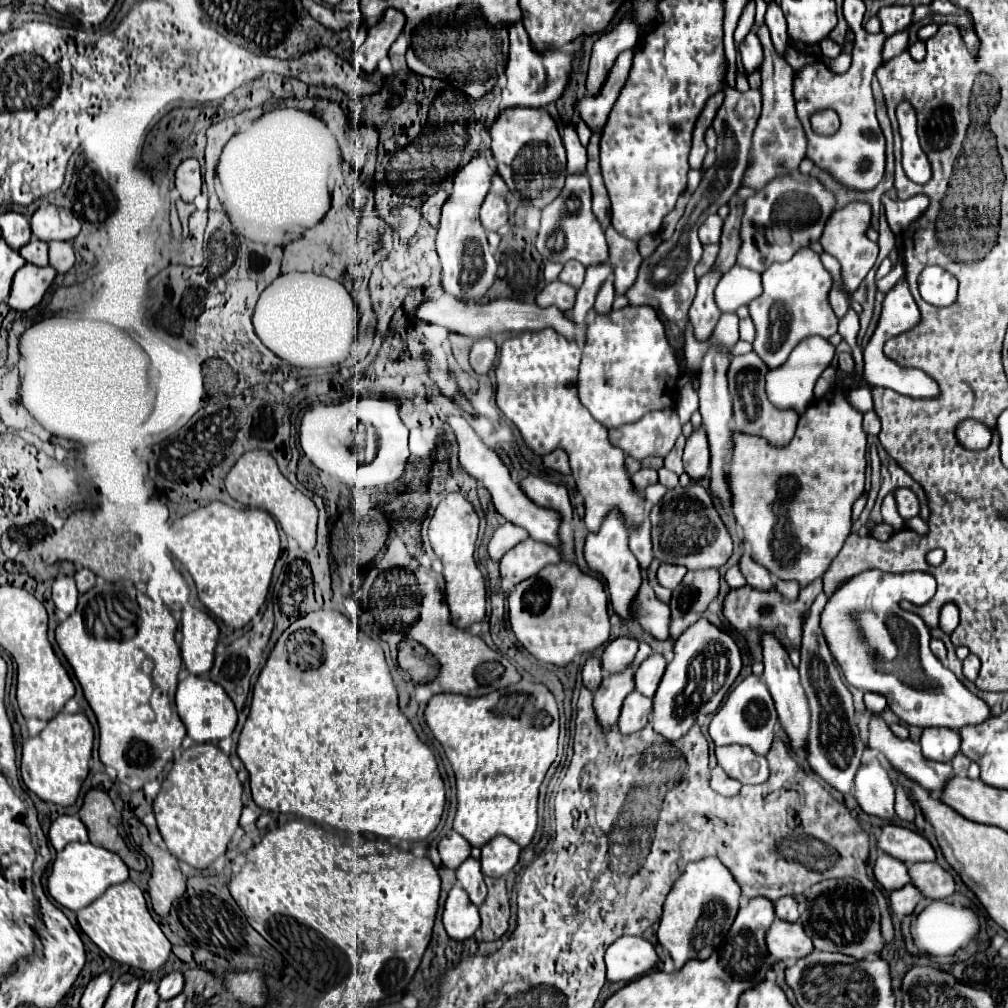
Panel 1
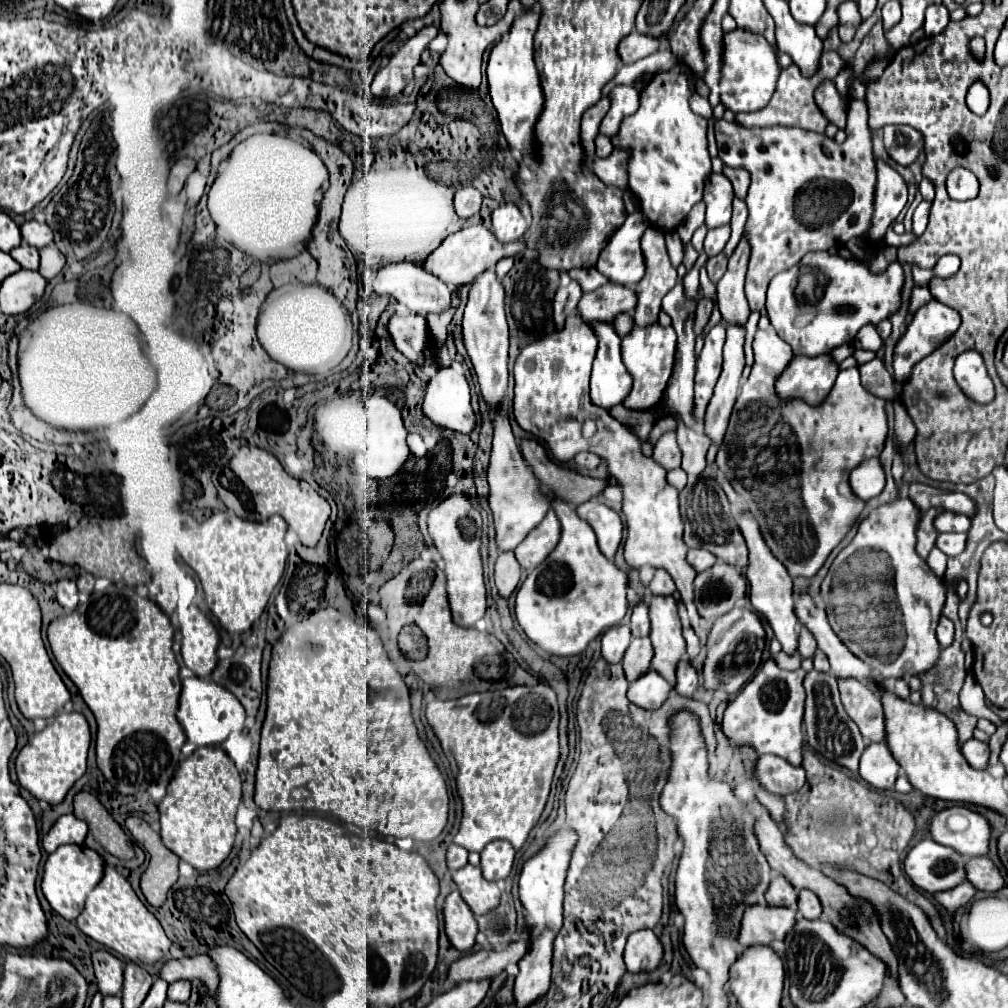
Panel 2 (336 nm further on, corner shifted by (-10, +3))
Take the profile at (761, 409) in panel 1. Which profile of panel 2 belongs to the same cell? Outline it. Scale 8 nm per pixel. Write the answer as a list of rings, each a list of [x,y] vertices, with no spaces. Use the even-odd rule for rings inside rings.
[[[794,356],[776,380],[776,394],[782,400],[802,400],[818,406],[828,396],[838,374],[838,364],[824,356]]]

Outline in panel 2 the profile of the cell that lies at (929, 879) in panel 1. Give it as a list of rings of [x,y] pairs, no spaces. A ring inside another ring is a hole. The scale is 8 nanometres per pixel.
[[[986,856],[970,858],[966,862],[966,880],[976,890],[984,890],[984,892],[996,892],[1004,886],[1004,878],[1000,876],[994,862],[990,862]]]

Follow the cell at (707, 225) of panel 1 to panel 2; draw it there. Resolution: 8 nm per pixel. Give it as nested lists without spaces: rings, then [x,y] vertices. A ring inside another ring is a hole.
[[[724,224],[720,228],[714,228],[714,230],[708,230],[706,240],[704,240],[704,252],[708,256],[716,256],[718,252],[724,250],[728,238],[730,238],[730,226],[728,224]]]

